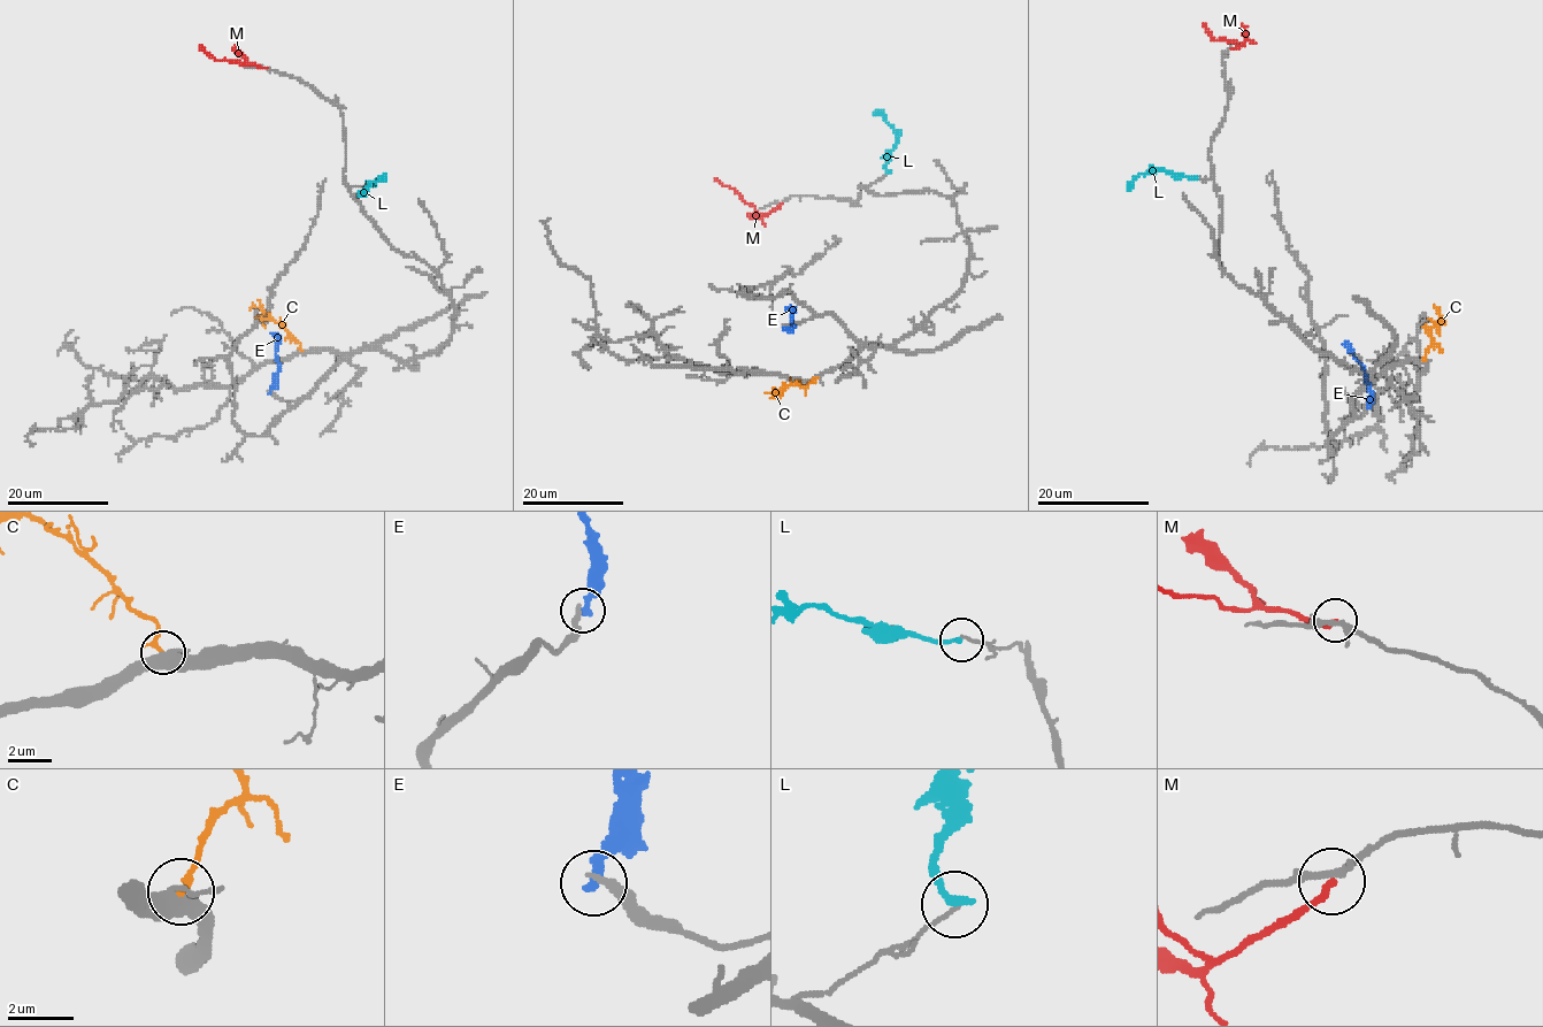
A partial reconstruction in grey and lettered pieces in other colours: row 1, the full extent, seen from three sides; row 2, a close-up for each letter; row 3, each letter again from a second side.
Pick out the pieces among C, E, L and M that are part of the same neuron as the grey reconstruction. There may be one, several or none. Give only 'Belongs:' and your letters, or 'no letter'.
Belongs: no letter

